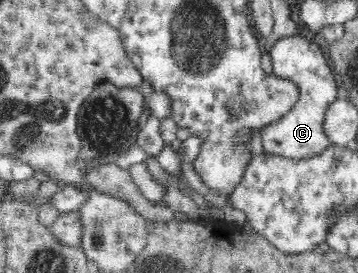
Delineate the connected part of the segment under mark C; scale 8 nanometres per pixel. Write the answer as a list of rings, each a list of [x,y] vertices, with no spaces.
[[[300,35],[278,39],[269,55],[272,61],[272,75],[288,80],[298,87],[298,100],[288,114],[262,130],[264,152],[294,161],[310,160],[314,156],[320,156],[324,150],[334,146],[330,143],[328,134],[324,133],[326,110],[337,99],[338,90],[332,70],[328,66],[328,59],[316,42],[310,38],[300,37]]]

